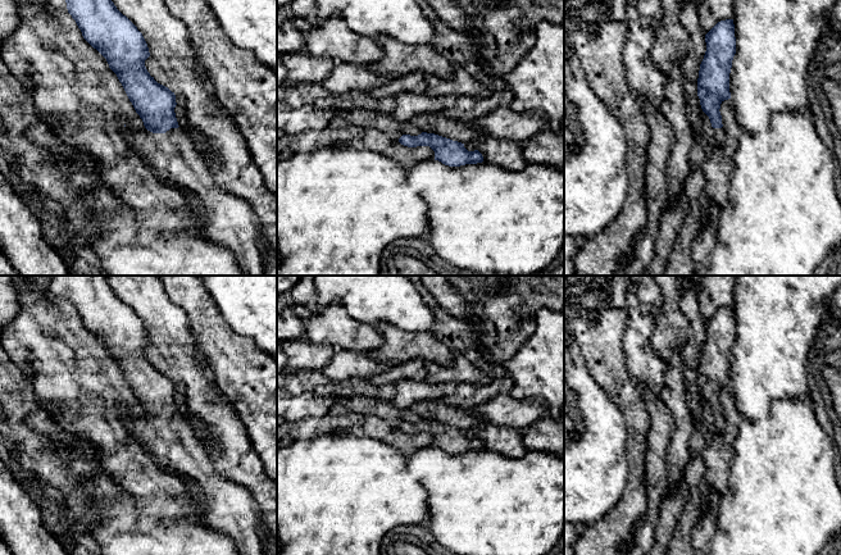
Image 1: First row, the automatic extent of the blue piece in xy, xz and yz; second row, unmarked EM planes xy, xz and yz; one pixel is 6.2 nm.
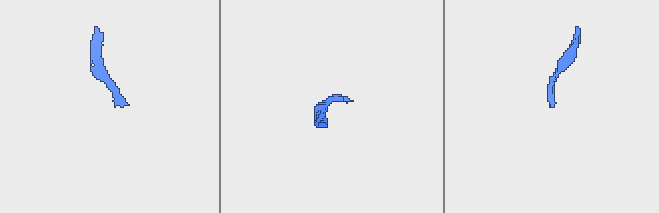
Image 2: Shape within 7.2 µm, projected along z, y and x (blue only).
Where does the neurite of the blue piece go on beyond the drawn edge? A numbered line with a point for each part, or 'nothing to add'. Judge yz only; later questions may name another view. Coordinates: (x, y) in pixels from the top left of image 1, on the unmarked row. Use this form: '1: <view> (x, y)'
1: yz (719, 422)

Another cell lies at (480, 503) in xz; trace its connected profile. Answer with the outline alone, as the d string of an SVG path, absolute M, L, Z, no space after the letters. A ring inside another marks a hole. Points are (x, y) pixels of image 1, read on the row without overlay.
M433 446L406 455L406 467L427 492L428 529L456 555L545 555L564 533L564 459L556 455L449 454Z

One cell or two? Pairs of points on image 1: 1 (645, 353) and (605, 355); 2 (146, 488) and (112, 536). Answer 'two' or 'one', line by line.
1: two
2: two

